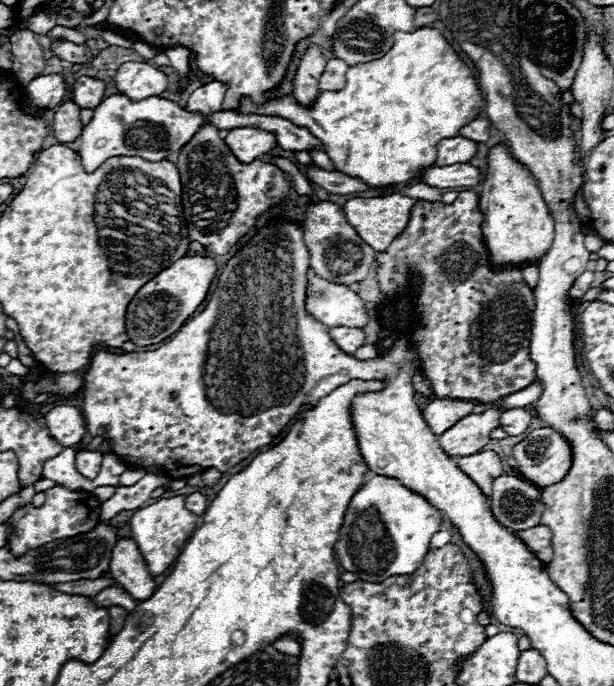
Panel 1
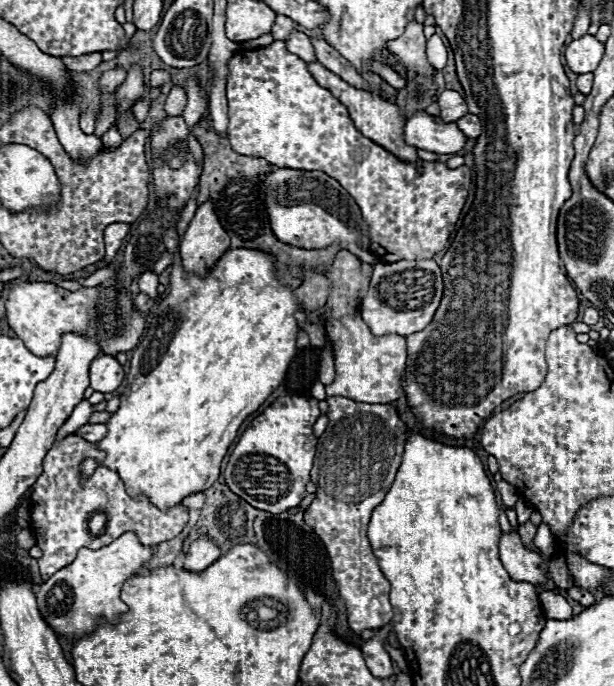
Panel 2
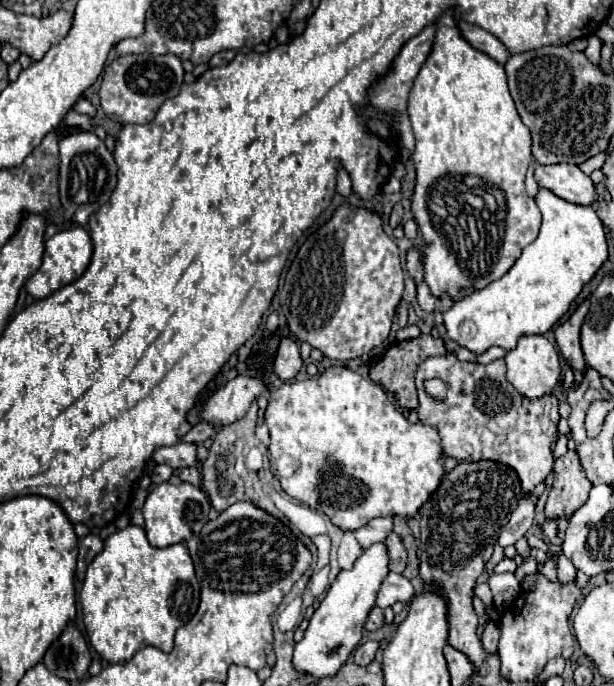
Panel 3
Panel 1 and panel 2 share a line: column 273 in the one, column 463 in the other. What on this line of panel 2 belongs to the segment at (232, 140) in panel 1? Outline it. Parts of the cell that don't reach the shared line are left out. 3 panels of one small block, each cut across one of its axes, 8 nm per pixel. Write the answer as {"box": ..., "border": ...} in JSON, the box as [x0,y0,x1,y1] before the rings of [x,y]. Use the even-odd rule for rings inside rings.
{"box":[404,110,468,154],"border":[[[422,110],[406,120],[404,138],[406,144],[436,154],[456,154],[464,150],[468,140],[454,122],[446,124]]]}

